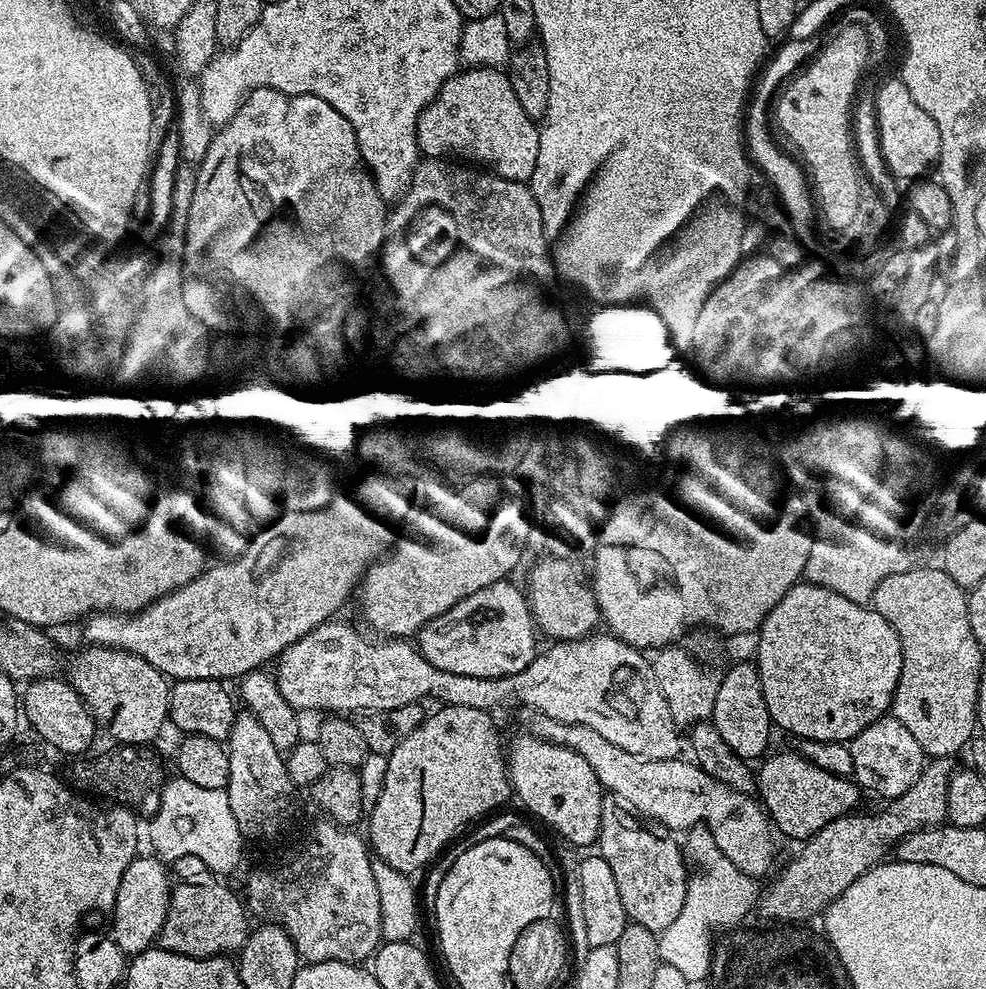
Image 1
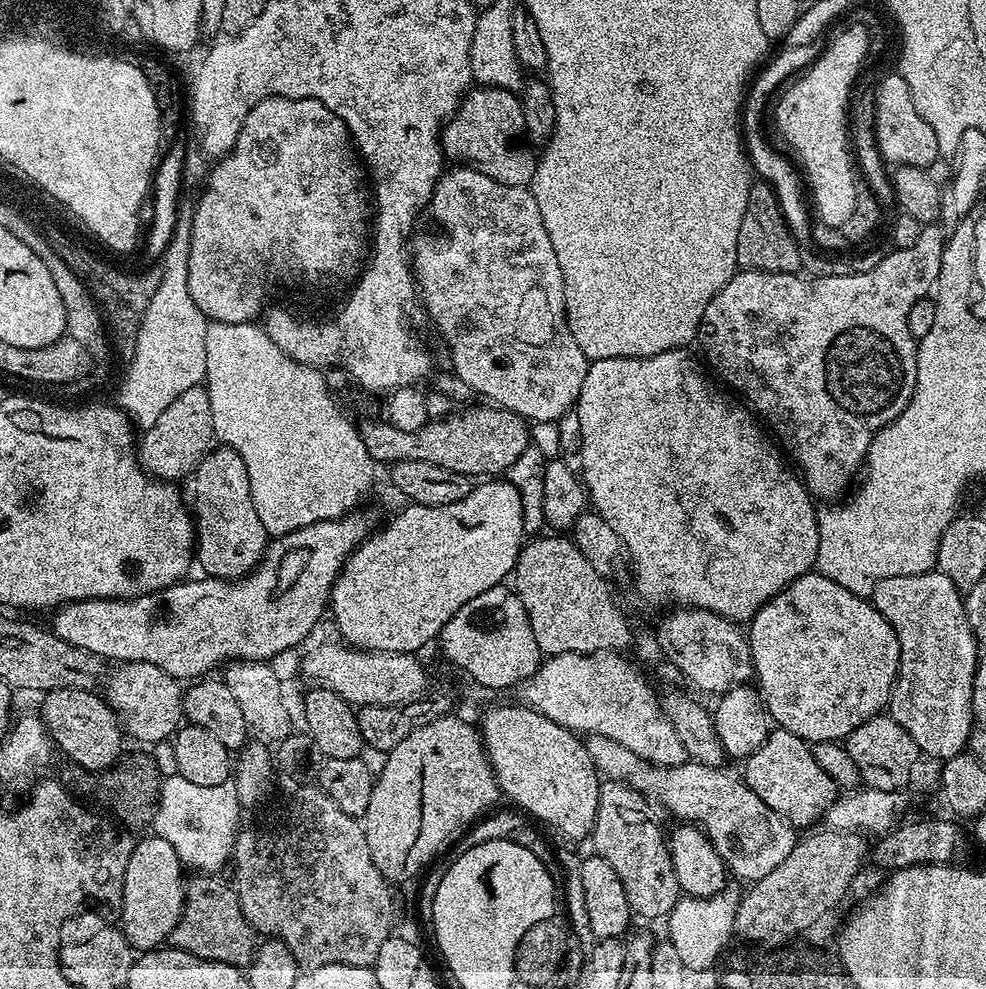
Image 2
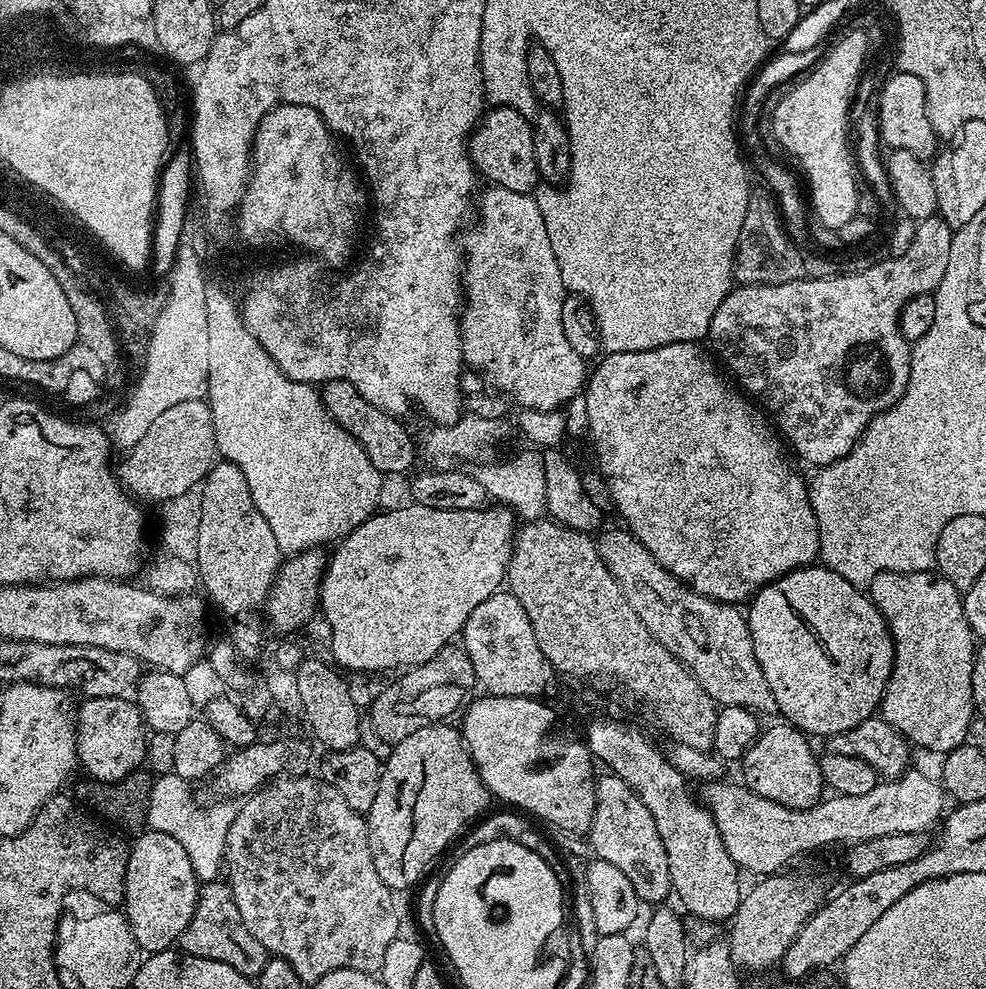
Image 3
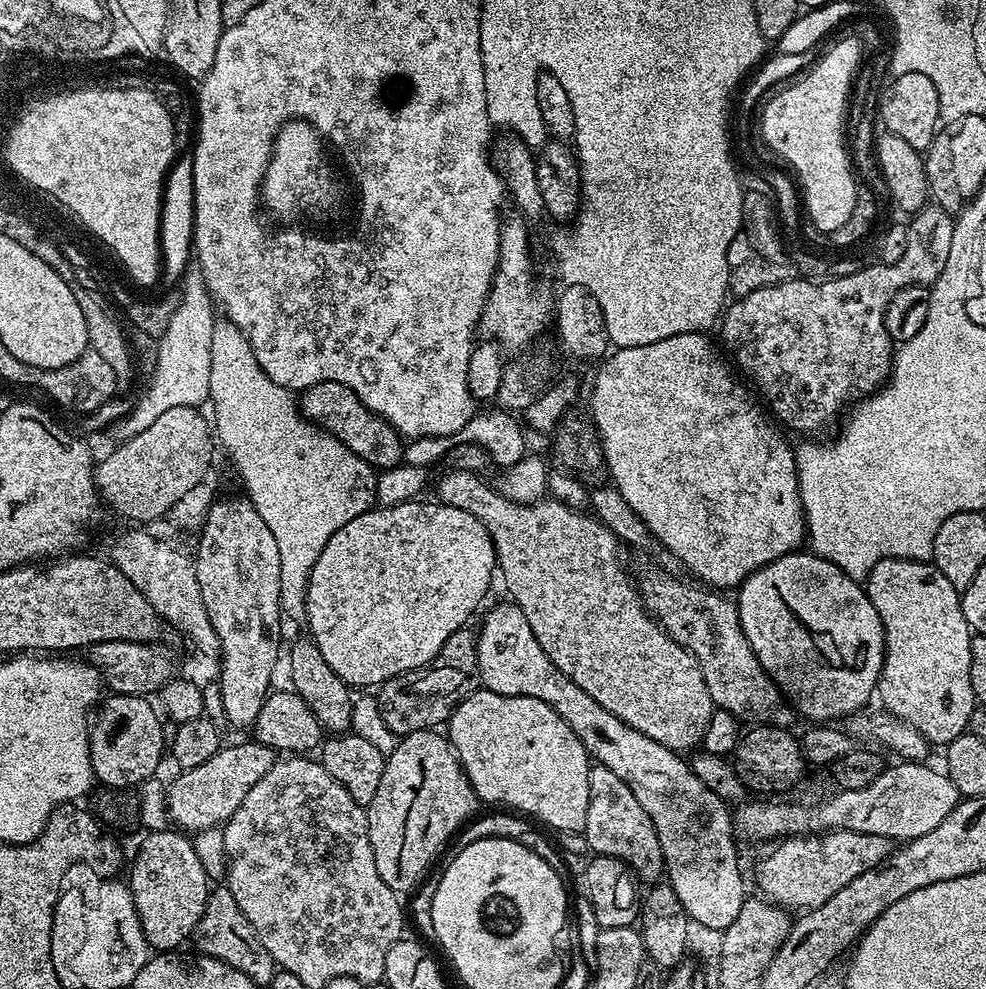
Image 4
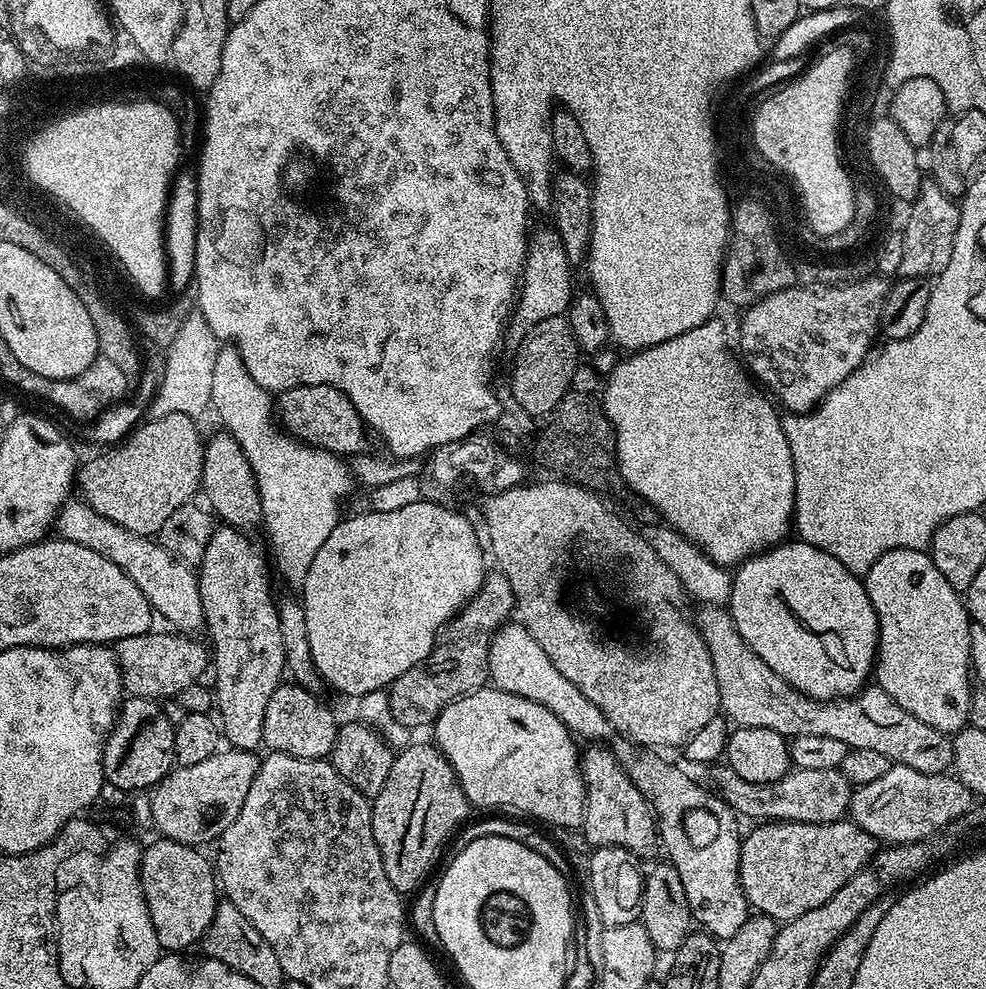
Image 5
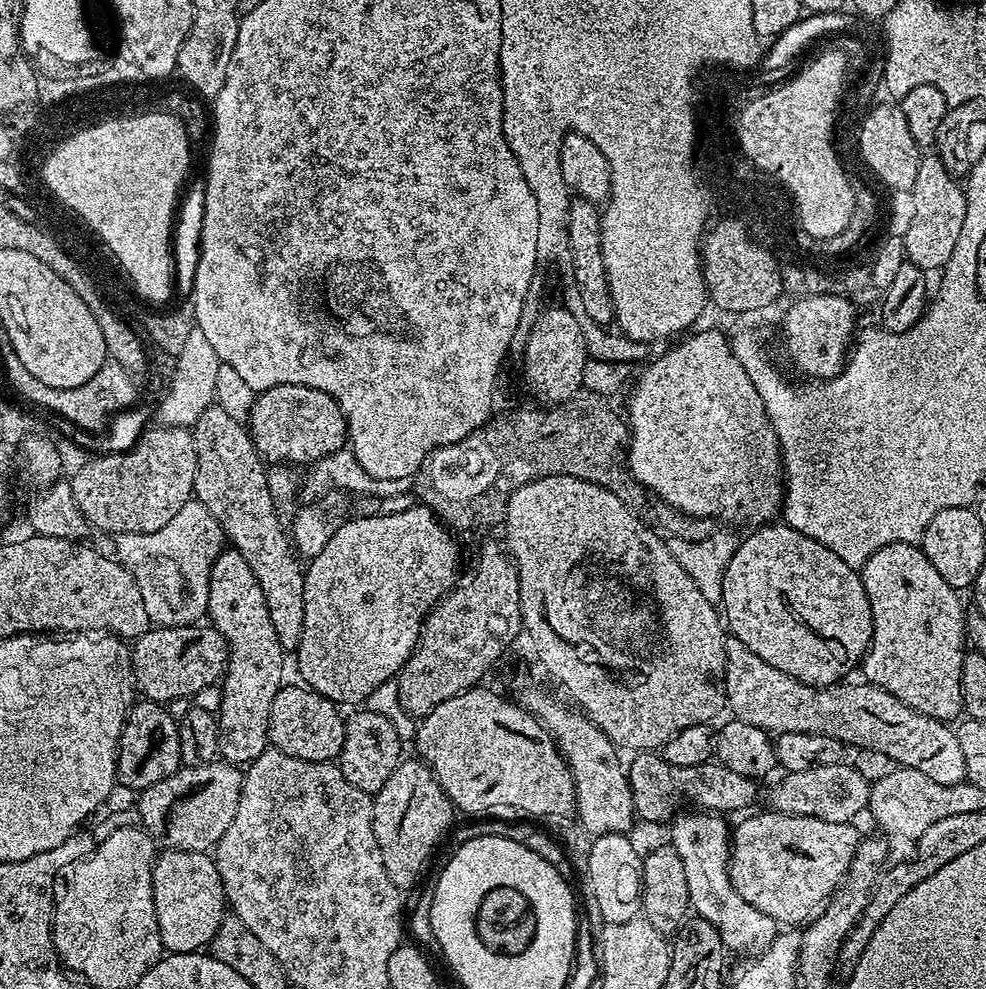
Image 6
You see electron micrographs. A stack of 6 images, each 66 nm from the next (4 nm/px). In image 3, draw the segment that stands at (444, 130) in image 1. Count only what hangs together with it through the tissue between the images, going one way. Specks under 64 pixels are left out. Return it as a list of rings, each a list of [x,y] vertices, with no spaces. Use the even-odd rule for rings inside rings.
[[[492,106],[481,115],[477,125],[468,137],[468,157],[472,160],[472,166],[481,177],[488,179],[489,185],[515,192],[531,193],[535,184],[541,183],[538,162],[534,158],[534,138],[532,137],[532,126],[529,117],[521,115],[513,108],[502,108]]]

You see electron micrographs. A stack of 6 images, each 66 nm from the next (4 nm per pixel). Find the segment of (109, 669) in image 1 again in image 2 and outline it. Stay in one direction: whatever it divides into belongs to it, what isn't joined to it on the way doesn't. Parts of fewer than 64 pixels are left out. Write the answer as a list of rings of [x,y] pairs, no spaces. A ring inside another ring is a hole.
[[[134,660],[121,663],[107,677],[102,688],[102,695],[112,707],[112,711],[120,717],[123,731],[136,740],[145,740],[148,744],[156,744],[159,740],[167,741],[176,735],[177,728],[184,720],[184,692],[181,681],[176,680],[166,670],[154,666],[150,662]]]

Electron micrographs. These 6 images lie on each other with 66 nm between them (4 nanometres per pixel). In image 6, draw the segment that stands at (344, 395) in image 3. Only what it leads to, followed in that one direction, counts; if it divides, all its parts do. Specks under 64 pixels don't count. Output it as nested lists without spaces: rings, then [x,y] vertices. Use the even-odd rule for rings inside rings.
[[[301,384],[270,386],[259,393],[248,412],[246,427],[265,461],[287,462],[292,466],[311,466],[325,456],[332,456],[345,447],[348,438],[348,427],[338,402],[322,390]]]

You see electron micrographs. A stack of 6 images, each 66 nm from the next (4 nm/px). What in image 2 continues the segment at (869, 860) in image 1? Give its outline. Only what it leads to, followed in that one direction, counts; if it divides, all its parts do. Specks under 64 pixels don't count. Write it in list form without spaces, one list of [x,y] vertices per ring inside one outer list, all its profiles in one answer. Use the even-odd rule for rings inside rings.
[[[823,830],[797,839],[794,850],[766,878],[755,881],[736,905],[735,933],[756,946],[782,946],[799,932],[822,919],[848,892],[864,860],[869,859],[870,844],[859,832]]]

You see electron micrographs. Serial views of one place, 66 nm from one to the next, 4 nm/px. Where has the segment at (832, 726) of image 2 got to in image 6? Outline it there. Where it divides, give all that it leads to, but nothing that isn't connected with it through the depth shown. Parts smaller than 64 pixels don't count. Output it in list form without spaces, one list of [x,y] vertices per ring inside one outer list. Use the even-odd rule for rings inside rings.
[[[769,522],[749,532],[752,533],[745,540],[743,537],[737,543],[734,554],[726,566],[726,574],[722,582],[722,616],[726,621],[727,631],[734,638],[738,638],[738,642],[750,646],[750,650],[754,650],[754,654],[758,654],[762,662],[770,662],[770,666],[782,670],[782,674],[790,674],[790,678],[798,678],[798,682],[812,684],[815,688],[828,688],[832,684],[841,683],[847,677],[844,675],[855,664],[857,667],[863,661],[864,653],[867,652],[868,645],[872,643],[872,611],[870,602],[866,598],[864,584],[860,580],[860,572],[846,566],[846,562],[842,562],[842,558],[838,558],[834,550],[826,550],[822,542],[814,542],[814,538],[806,538],[806,534],[794,530],[786,523]]]

